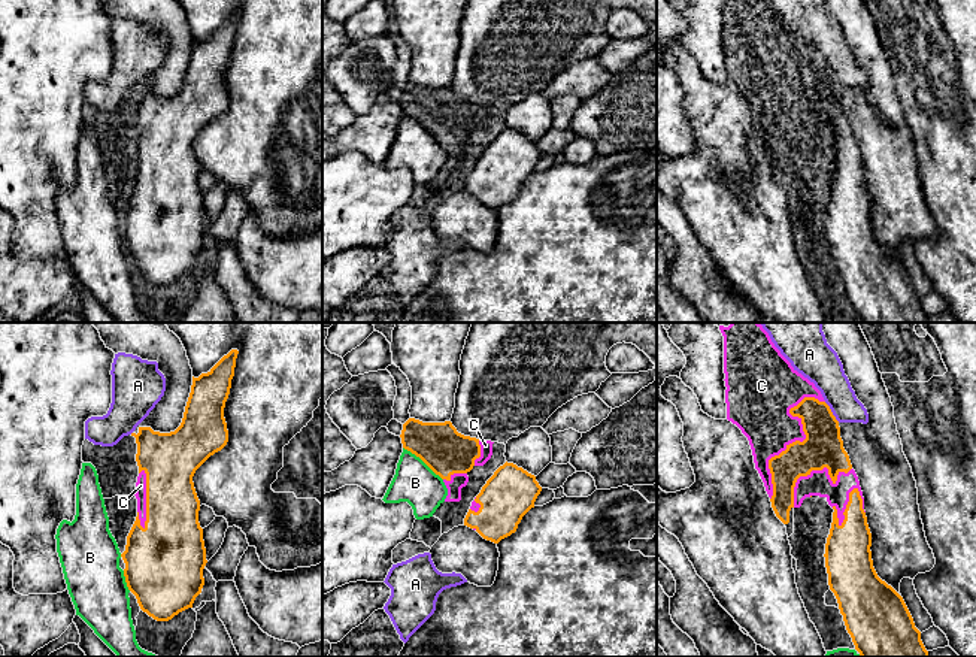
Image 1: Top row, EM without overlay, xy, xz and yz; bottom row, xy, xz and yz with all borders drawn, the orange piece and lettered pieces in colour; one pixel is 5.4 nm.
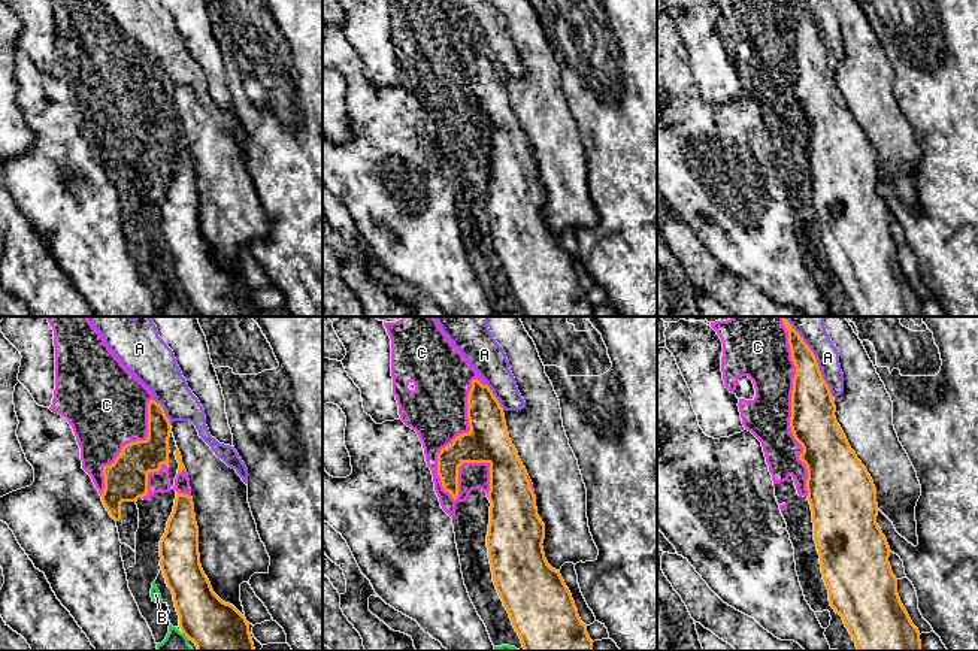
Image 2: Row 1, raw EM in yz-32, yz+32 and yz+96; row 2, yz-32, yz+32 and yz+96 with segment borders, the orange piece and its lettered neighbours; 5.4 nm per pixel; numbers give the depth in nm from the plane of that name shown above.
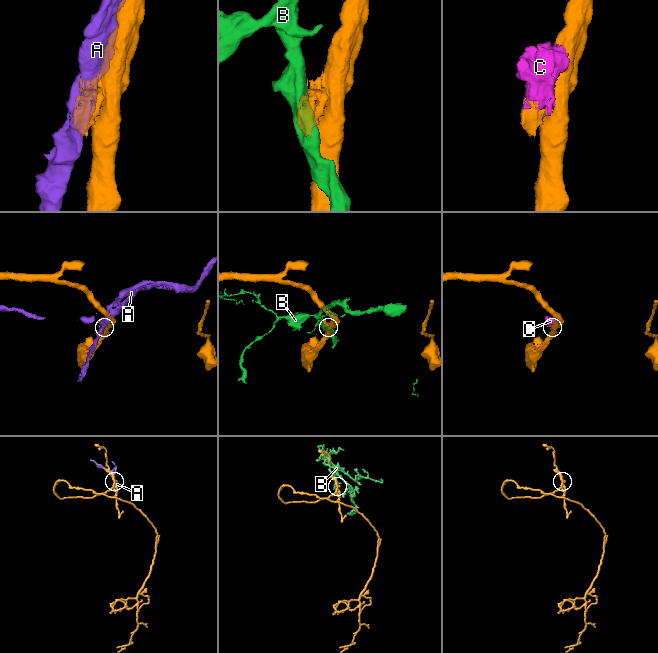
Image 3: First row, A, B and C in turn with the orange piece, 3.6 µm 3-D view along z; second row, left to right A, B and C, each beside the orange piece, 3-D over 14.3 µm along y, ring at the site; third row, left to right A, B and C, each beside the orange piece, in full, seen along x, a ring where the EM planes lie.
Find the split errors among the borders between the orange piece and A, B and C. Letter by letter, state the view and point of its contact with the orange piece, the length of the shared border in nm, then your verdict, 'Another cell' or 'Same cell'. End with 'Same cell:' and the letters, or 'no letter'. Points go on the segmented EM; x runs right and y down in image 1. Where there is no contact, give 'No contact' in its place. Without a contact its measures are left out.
A: Touches orange at yz (831, 412). Shared border 140 nm. Another cell
B: Touches orange at xz (423, 460). Shared border 280 nm. Another cell
C: Touches orange at yz (799, 441). Shared border 600 nm. Same cell
Same cell: C

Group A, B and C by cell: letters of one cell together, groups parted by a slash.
A / B / C

